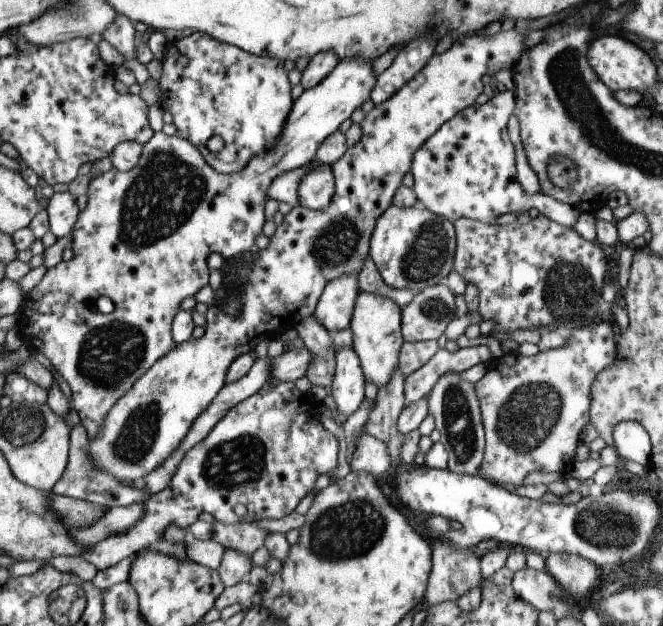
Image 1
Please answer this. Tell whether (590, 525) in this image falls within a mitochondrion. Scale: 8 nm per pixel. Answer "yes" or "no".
yes

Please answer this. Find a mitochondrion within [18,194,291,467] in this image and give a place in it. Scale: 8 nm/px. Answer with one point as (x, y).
(109, 354)

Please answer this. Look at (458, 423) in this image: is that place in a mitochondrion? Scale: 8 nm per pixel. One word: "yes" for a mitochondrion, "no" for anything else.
yes

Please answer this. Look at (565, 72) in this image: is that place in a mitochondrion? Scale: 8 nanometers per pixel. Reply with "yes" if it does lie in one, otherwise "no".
yes

